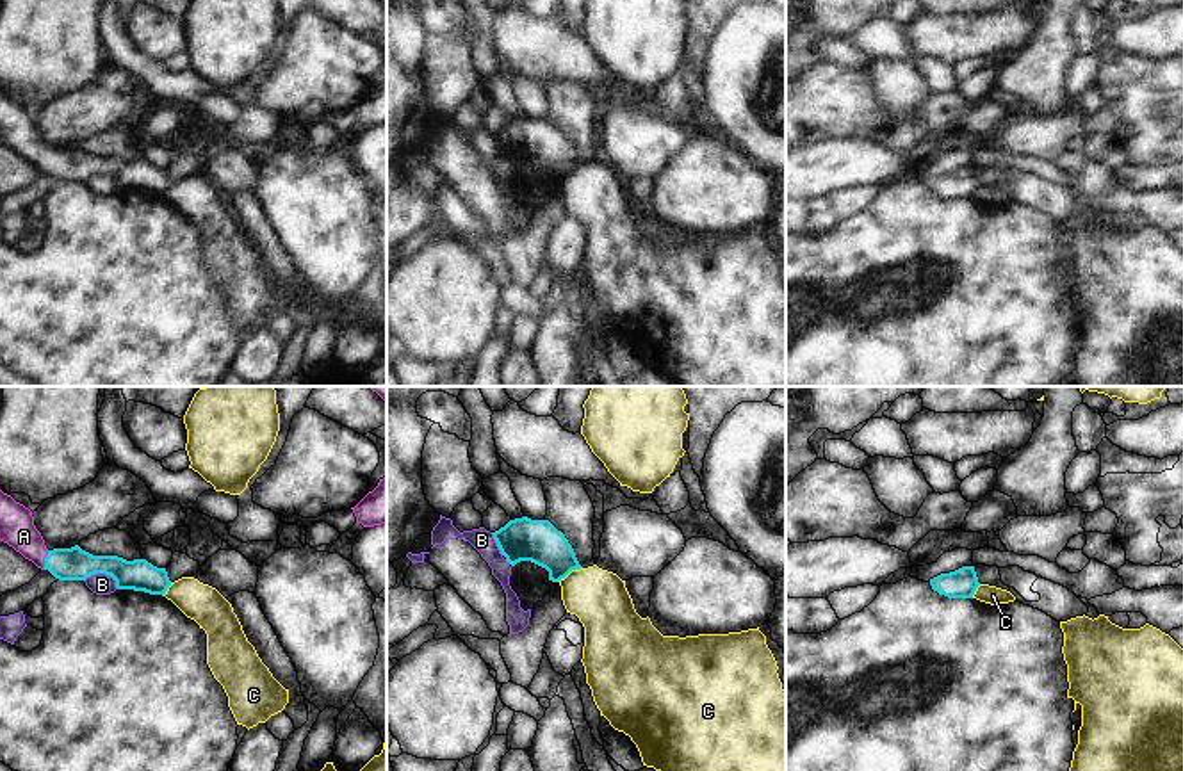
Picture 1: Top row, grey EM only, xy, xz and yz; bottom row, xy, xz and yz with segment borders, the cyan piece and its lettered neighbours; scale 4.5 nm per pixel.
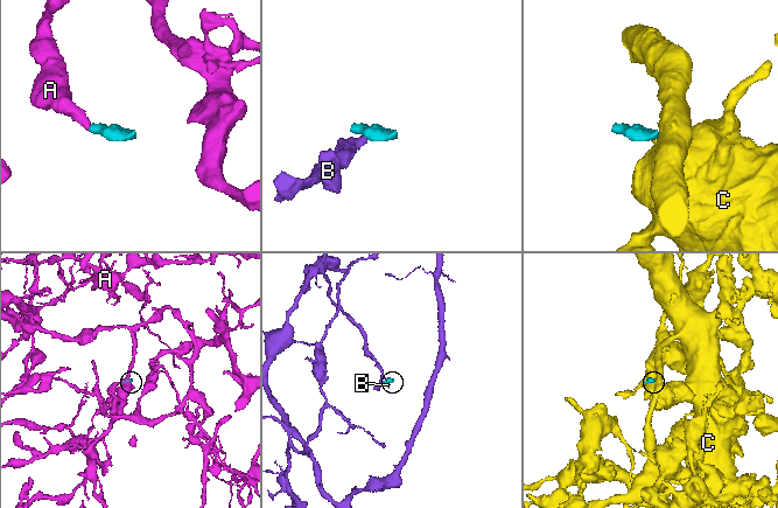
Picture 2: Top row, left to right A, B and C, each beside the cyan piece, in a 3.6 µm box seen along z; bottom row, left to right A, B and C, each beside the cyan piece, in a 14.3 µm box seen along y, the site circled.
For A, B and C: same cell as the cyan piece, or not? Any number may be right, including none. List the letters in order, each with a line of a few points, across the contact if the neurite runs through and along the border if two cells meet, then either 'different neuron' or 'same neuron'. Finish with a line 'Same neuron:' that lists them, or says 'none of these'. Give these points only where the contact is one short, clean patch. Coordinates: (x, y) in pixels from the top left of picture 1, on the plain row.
A: line xy (73, 164), (45, 161), (16, 130), (16, 125); same neuron
B: line xy (84, 182), (95, 175), (107, 175), (118, 189); different neuron
C: line xz (581, 168), (558, 182); different neuron
Same neuron: A

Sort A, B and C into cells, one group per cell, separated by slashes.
A / B / C

